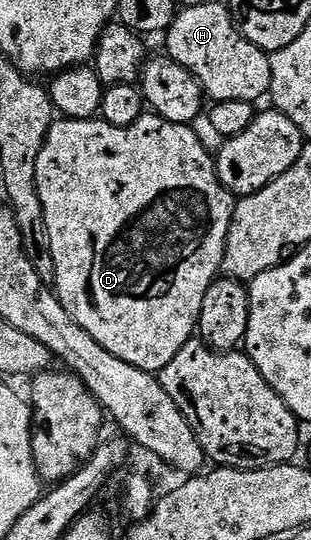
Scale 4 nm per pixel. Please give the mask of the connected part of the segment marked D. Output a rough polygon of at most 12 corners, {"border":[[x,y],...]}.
{"border":[[55,120],[53,292],[161,374],[236,198],[197,128]]}

